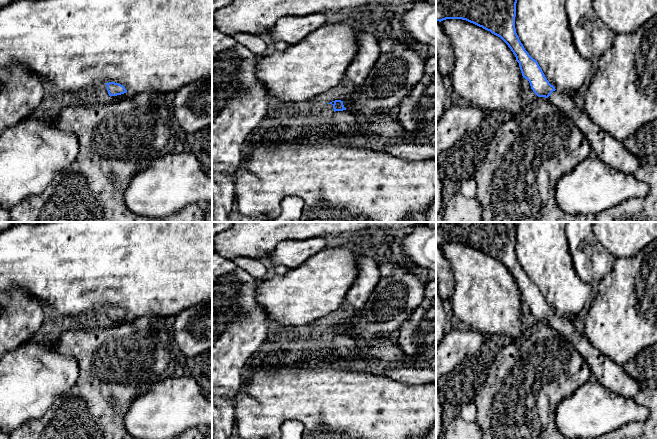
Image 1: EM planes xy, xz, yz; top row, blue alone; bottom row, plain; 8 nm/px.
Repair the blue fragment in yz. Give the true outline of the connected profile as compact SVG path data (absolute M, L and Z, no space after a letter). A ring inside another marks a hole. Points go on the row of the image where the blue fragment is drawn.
M436 0L436 21L446 19L462 19L473 23L492 34L500 37L511 49L519 63L523 78L530 83L531 89L538 97L547 98L554 106L566 114L587 138L592 154L602 160L608 166L632 174L638 170L642 162L629 152L622 142L617 141L596 123L594 123L583 108L580 108L572 98L572 95L556 90L545 77L538 62L525 50L515 29L517 0Z

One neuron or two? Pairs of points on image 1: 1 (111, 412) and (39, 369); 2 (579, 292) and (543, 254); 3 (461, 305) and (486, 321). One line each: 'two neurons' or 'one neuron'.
1: two neurons
2: one neuron
3: one neuron

